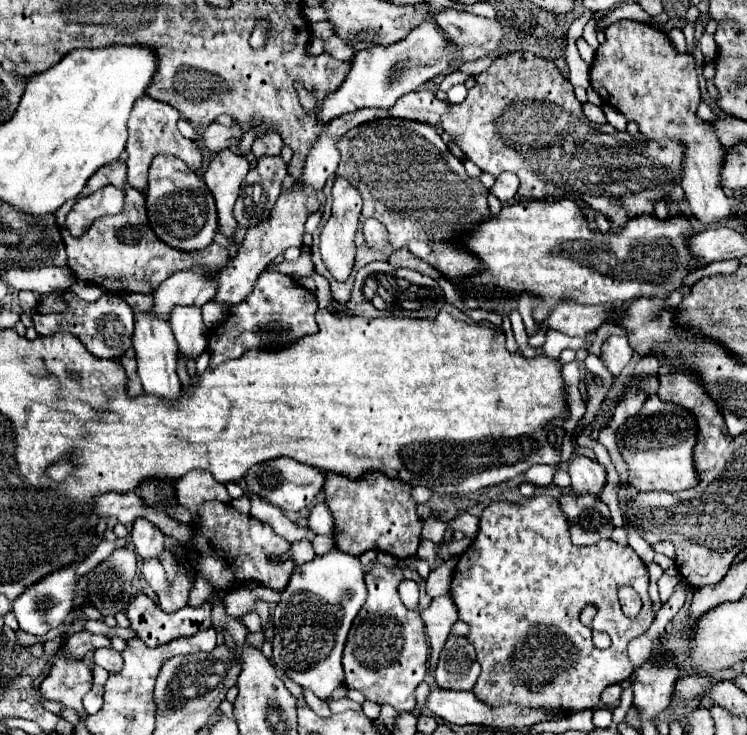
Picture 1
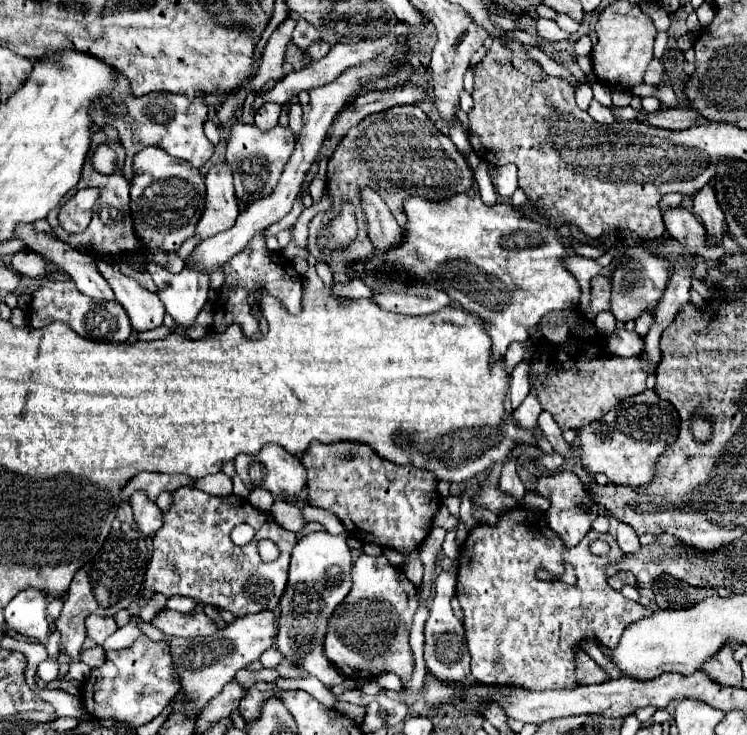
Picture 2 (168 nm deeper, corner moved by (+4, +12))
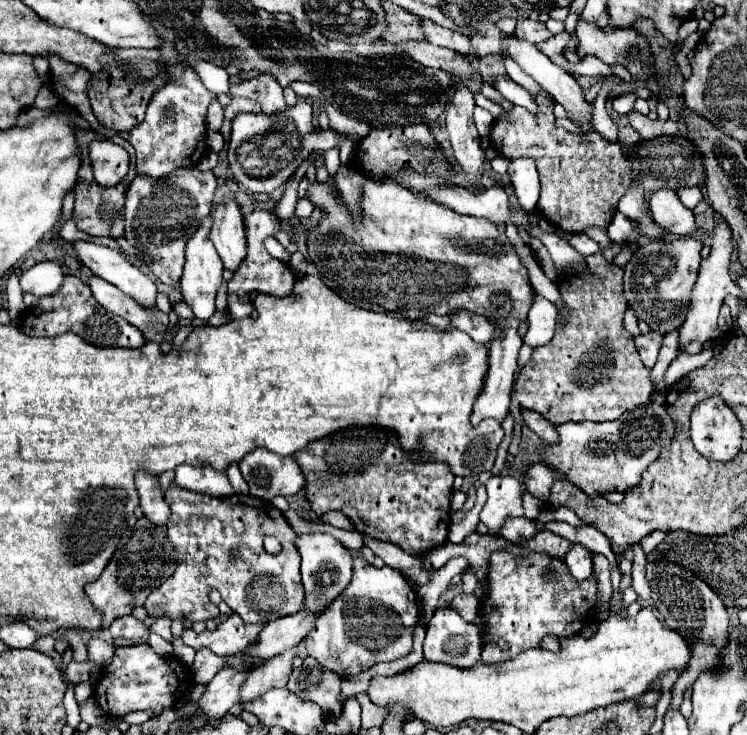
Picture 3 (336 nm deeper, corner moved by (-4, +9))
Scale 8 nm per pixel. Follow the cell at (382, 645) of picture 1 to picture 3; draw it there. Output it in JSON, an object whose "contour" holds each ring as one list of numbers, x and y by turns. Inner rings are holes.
{"contour":[[356,557,352,581,316,619,316,629,306,637,306,651,322,667,350,679,376,663,408,655,418,619,418,595,402,573,388,565,378,569]]}

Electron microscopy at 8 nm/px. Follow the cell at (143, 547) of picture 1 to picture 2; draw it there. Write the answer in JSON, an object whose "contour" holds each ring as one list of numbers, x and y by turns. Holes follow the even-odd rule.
{"contour":[[136,492,130,500,130,506,134,510,134,522,142,536,152,536,162,528,162,512,152,500,148,500,148,496,144,496,144,492]]}

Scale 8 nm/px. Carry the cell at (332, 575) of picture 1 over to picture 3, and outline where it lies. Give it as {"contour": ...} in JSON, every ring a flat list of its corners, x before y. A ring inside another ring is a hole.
{"contour":[[308,533,296,537,296,549,302,557,302,583,306,591,306,607,314,613,320,613,324,609,324,603,330,603,344,591,344,587,350,583,352,577,352,555,350,551,338,543,332,535,326,533]]}

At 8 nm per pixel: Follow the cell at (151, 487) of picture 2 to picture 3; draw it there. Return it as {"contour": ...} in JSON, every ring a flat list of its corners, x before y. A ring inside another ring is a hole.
{"contour":[[180,465,176,467,176,477,174,481,182,489,190,491,204,491,216,497,226,497,232,495,234,489,228,483,228,477,224,471,216,471,214,467,192,467,192,465]]}

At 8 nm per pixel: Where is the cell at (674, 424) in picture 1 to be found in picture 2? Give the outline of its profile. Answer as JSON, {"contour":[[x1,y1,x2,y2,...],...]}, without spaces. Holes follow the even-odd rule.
{"contour":[[644,390,636,396,620,400,602,420,578,430,582,446,582,466,588,472,604,472,610,482,624,486,644,486,656,476,656,462,664,450,676,442,680,416,668,400,662,400,654,390]]}

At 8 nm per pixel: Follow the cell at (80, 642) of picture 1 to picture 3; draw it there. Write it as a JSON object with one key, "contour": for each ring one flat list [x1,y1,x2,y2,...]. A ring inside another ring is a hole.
{"contour":[[126,615,126,617,116,619,108,627,108,631,110,631,112,637,124,637,124,639,132,639,132,641,138,641,138,643,140,641,142,643,148,641,148,627,142,621,134,619,132,615]]}

